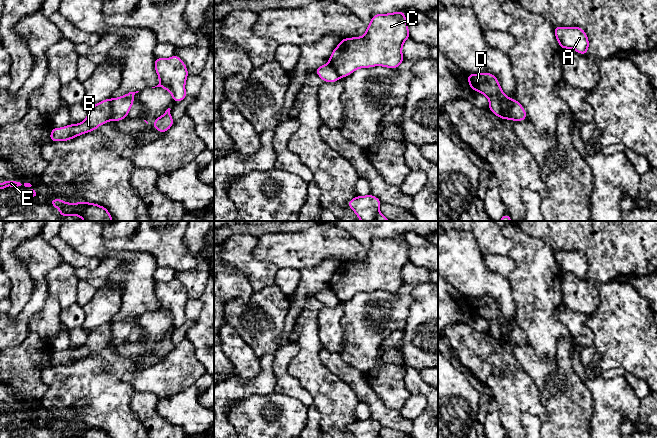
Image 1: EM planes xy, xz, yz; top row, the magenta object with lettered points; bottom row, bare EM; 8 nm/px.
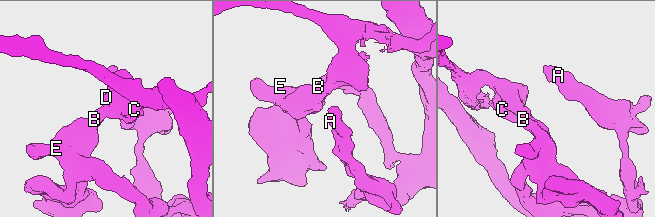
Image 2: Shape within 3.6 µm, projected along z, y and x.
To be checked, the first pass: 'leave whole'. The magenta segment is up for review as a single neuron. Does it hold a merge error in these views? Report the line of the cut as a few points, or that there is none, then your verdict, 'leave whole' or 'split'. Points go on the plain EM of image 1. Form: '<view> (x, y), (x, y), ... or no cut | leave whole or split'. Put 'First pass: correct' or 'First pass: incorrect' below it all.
xy (109, 323), (112, 343) | split
First pass: incorrect

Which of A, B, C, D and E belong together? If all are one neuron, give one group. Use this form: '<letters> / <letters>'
A B E / C D

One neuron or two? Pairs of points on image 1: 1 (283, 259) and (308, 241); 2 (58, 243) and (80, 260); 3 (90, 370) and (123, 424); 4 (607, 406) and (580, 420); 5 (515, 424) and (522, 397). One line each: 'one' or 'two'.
1: one
2: one
3: one
4: two
5: one

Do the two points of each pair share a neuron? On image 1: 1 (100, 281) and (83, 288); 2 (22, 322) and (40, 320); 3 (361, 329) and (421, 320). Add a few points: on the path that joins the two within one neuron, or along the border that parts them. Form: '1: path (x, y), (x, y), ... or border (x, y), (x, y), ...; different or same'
1: border (80, 279), (96, 288); different
2: border (44, 303), (30, 320), (29, 331); different
3: border (413, 299), (409, 308), (406, 325), (402, 329); different

